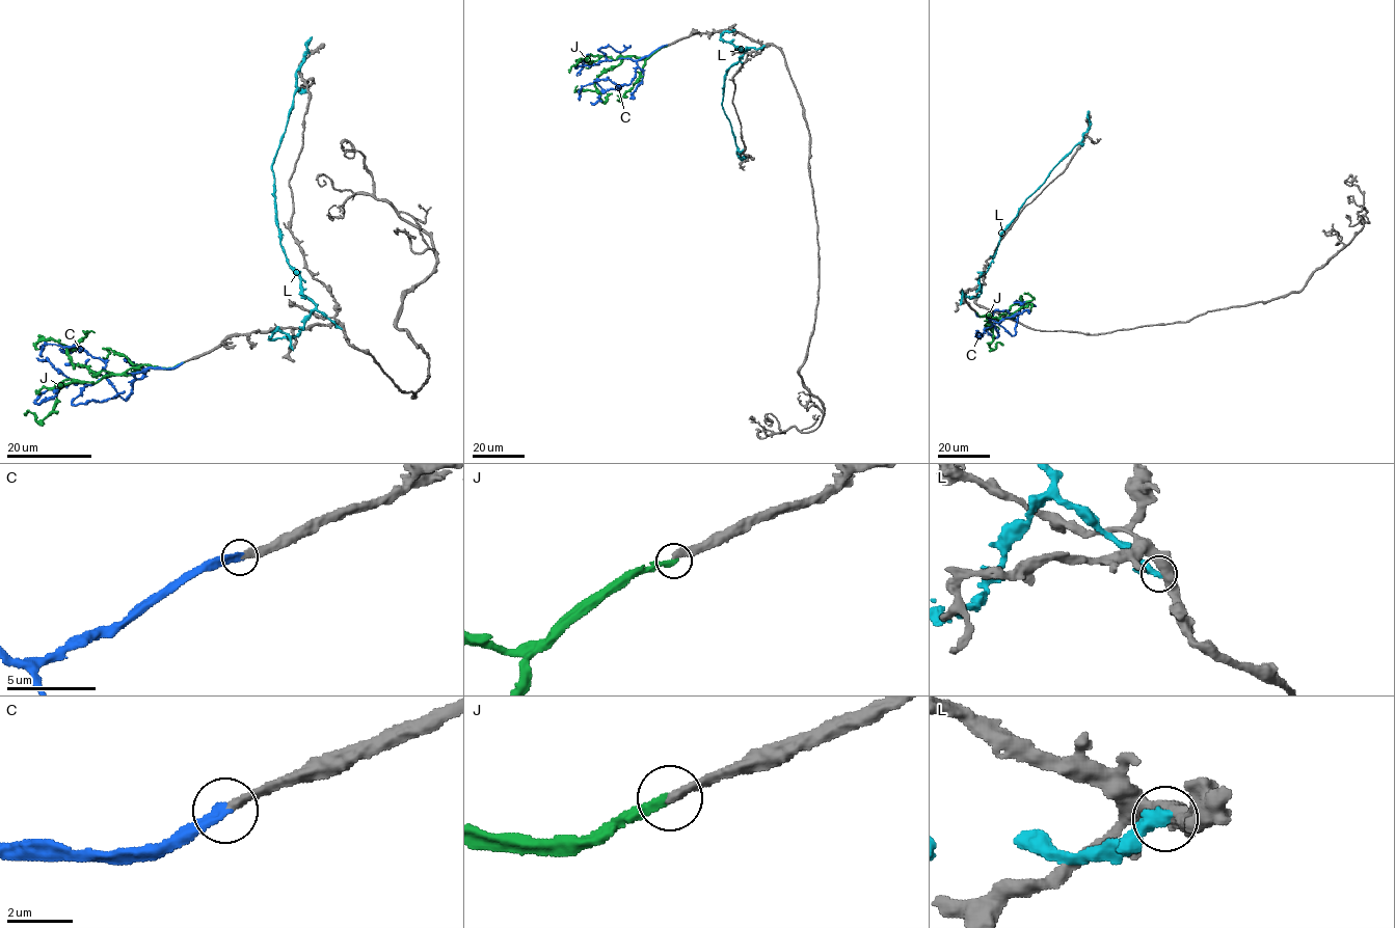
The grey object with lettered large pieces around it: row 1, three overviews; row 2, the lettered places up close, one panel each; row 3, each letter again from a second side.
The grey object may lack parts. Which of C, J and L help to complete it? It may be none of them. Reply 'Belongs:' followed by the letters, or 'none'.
Belongs: C

